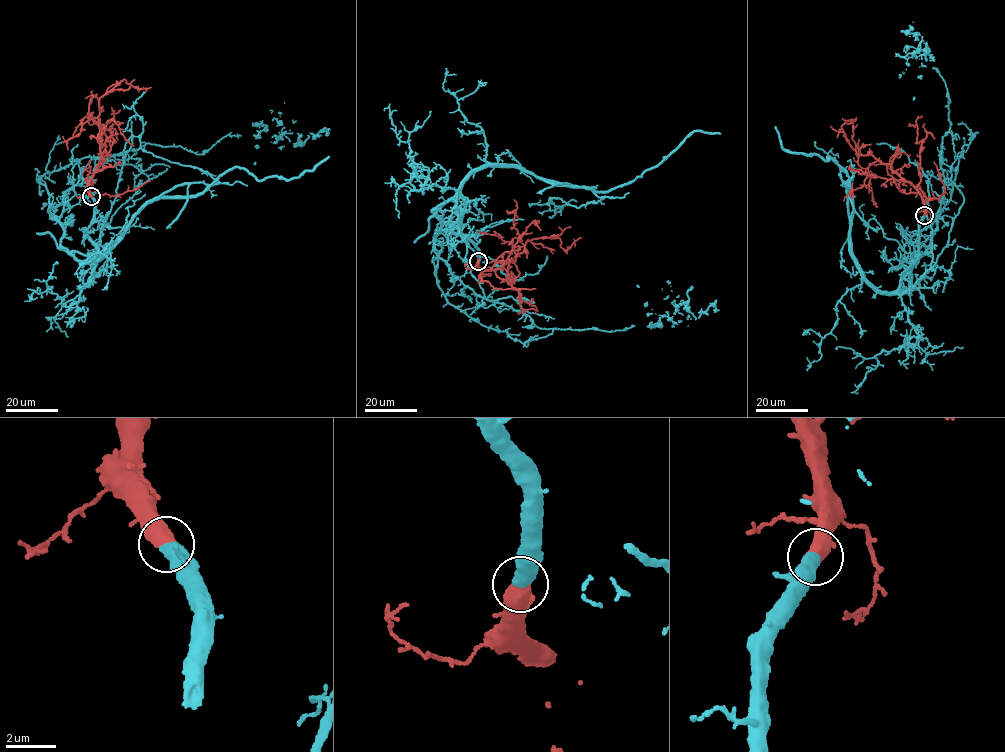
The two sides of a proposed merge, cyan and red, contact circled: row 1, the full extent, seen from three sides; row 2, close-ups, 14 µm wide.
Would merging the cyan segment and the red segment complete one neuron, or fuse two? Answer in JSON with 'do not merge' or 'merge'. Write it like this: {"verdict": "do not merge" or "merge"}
{"verdict": "merge"}

